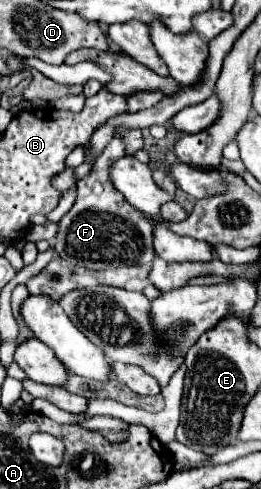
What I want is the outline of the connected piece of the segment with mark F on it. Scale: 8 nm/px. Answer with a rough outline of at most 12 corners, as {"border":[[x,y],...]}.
{"border":[[119,137],[59,221],[55,249],[75,267],[147,265],[153,225],[111,183]]}

